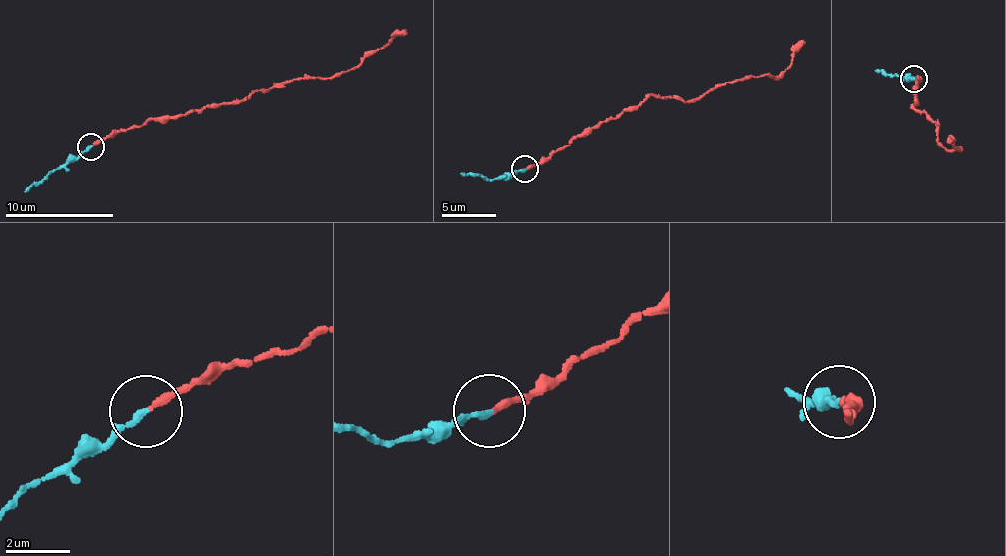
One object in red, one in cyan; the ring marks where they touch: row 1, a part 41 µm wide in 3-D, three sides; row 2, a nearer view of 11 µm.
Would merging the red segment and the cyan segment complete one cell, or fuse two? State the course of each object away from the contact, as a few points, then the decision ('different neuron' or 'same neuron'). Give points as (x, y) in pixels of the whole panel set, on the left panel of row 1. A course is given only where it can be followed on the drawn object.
red runs (92, 146), (151, 120), (282, 85), (332, 77), (359, 67), (365, 55), (406, 34); cyan runs (90, 147), (49, 171), (41, 182), (24, 192); same neuron

